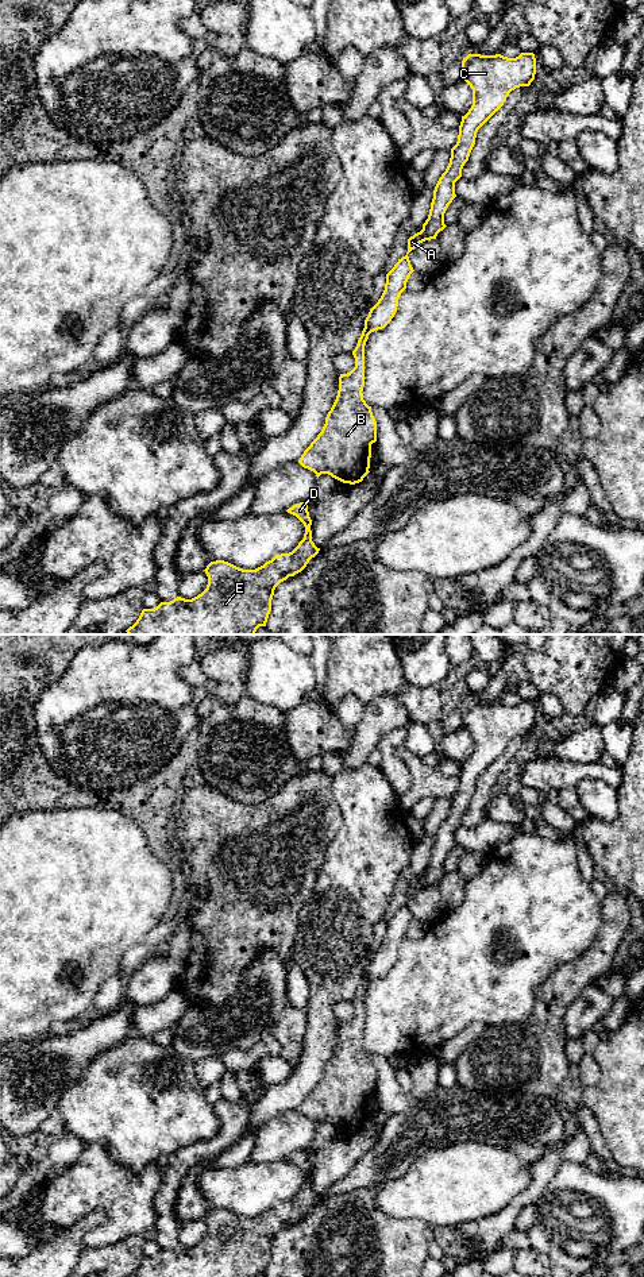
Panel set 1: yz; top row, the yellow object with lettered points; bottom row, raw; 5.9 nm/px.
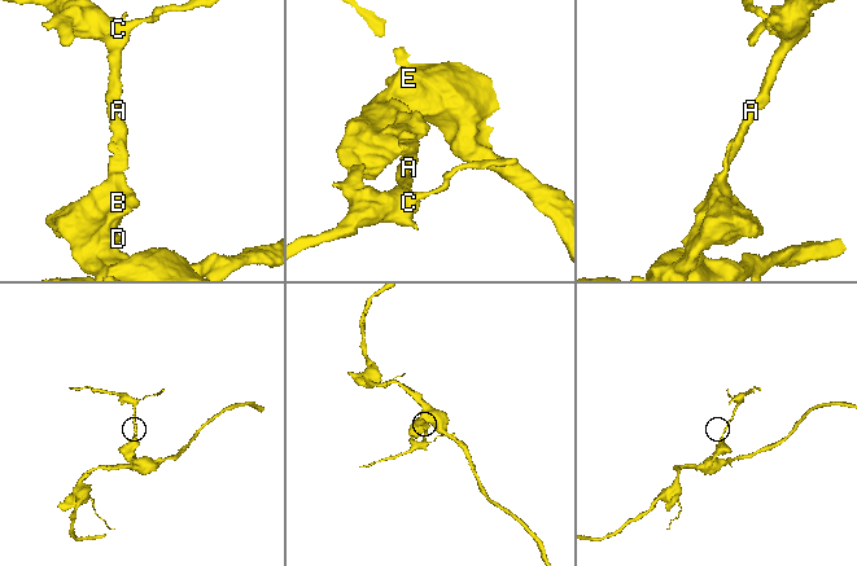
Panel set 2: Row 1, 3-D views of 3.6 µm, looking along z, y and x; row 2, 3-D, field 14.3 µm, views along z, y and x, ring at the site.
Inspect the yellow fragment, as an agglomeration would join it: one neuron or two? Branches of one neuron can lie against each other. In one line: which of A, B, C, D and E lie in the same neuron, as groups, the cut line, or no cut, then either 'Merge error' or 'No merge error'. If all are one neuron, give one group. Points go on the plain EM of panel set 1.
Groups: A C / B D E. Split along yz (365, 972), (369, 982). Merge error

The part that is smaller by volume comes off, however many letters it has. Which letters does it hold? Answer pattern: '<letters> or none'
A, C

